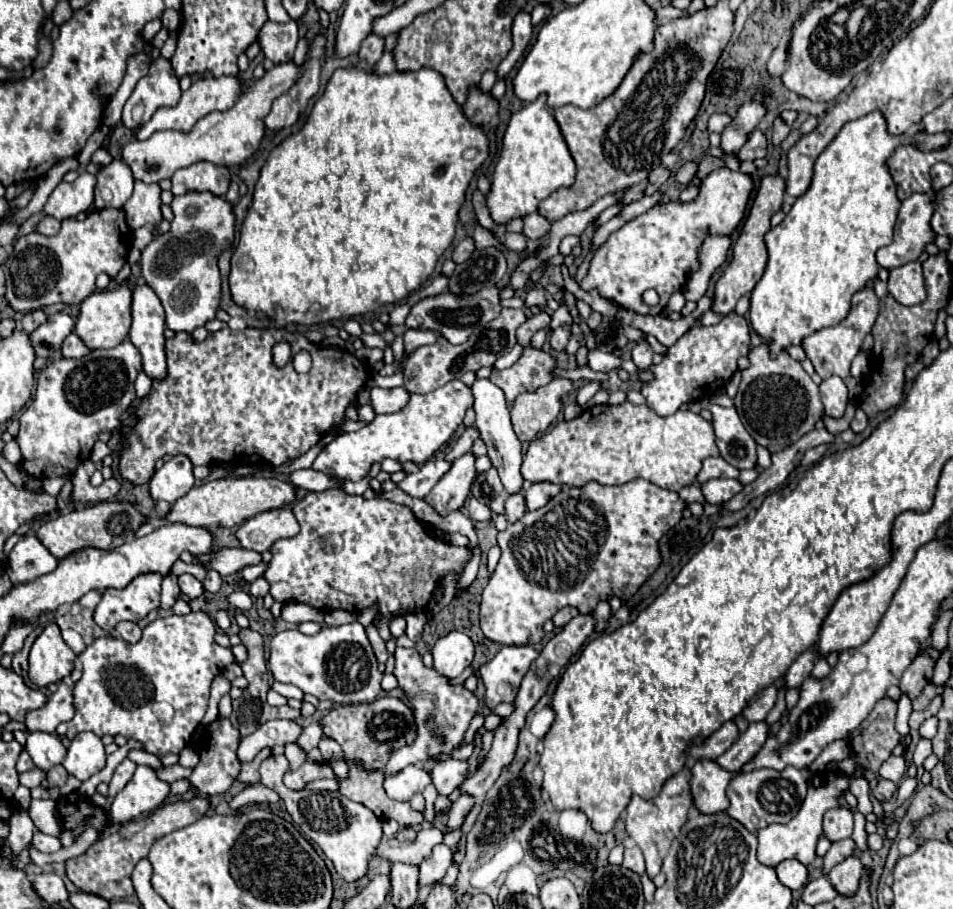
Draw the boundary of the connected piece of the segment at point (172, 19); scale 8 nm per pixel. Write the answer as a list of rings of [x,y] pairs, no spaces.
[[[165,9],[163,15],[161,15],[161,21],[163,21],[165,29],[175,31],[179,27],[179,13],[175,9]]]

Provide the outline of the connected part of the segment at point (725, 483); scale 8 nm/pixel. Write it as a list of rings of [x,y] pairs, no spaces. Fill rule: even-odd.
[[[709,479],[705,483],[701,483],[701,493],[705,497],[707,505],[717,505],[723,503],[725,499],[731,499],[733,495],[737,495],[737,491],[741,491],[743,485],[737,479]]]

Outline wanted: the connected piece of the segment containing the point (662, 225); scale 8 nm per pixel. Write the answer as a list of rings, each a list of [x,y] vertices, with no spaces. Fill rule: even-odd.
[[[727,167],[709,173],[701,181],[695,201],[655,205],[623,225],[619,231],[611,233],[609,239],[593,253],[581,287],[587,291],[597,289],[601,297],[641,315],[659,315],[671,293],[683,289],[689,273],[699,267],[697,251],[705,235],[729,235],[743,219],[751,191],[753,181],[749,175]],[[647,289],[655,289],[659,293],[659,303],[655,307],[643,303],[643,293]]]

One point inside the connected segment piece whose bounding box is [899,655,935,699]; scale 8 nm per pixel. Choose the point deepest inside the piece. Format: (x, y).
(918, 674)

